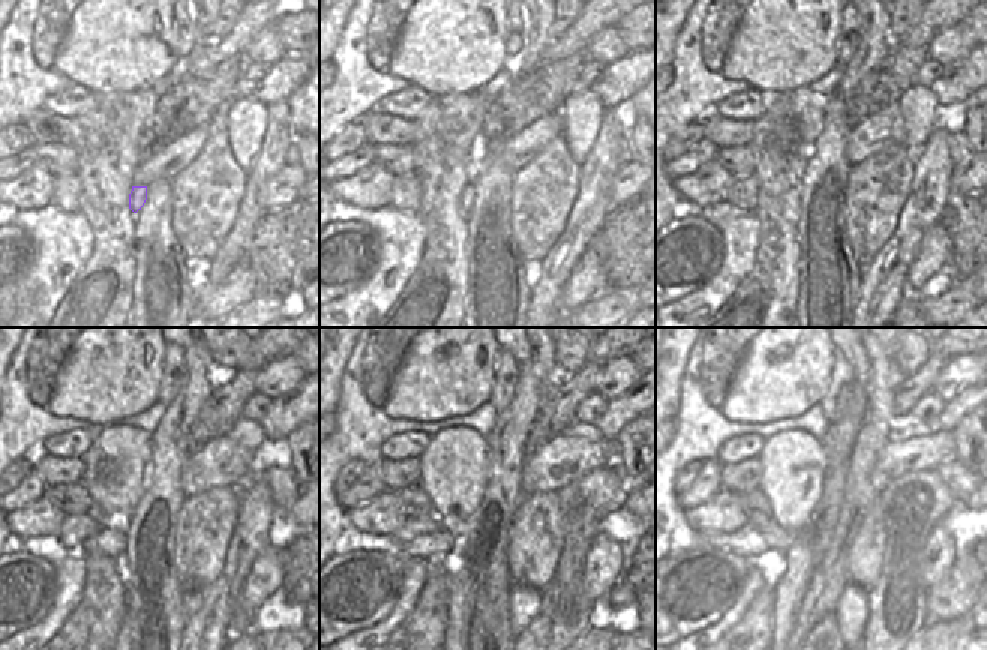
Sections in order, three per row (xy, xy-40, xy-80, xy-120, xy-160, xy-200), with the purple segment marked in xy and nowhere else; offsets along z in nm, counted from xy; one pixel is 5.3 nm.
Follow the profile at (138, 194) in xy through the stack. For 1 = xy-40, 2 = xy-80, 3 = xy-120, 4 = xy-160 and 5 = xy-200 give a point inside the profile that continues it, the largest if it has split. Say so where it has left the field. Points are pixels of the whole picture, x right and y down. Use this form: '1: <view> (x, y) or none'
1: xy-40 (467, 197)
2: xy-80 (791, 201)
3: xy-120 (110, 542)
4: xy-160 (431, 547)
5: xy-200 (744, 542)

